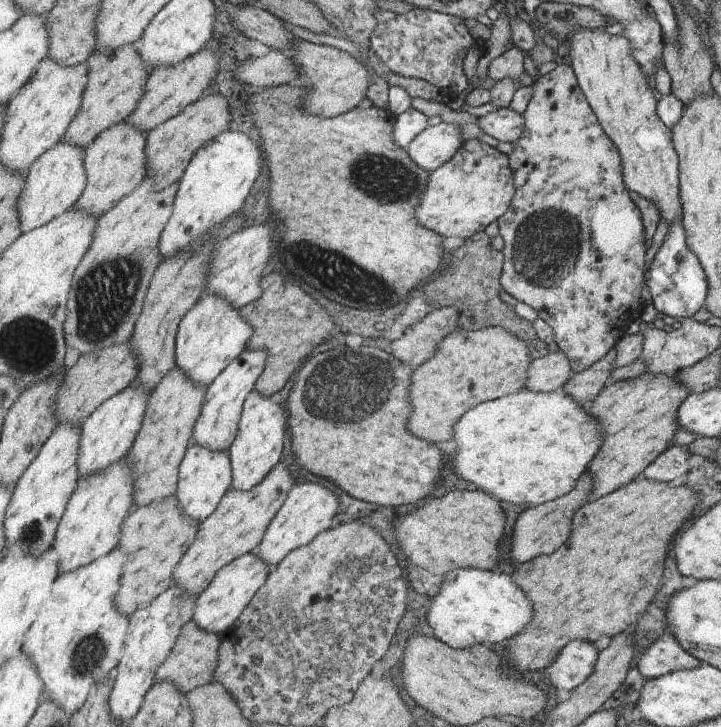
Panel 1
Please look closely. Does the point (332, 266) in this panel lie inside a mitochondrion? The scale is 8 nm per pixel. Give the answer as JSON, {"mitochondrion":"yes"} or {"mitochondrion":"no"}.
{"mitochondrion":"yes"}

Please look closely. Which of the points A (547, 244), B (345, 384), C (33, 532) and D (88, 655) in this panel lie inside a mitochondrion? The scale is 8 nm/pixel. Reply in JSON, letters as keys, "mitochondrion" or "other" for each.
{"A":"mitochondrion","B":"mitochondrion","C":"mitochondrion","D":"mitochondrion"}

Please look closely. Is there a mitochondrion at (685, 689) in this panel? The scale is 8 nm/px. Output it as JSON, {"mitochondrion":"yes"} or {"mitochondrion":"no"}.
{"mitochondrion":"no"}

